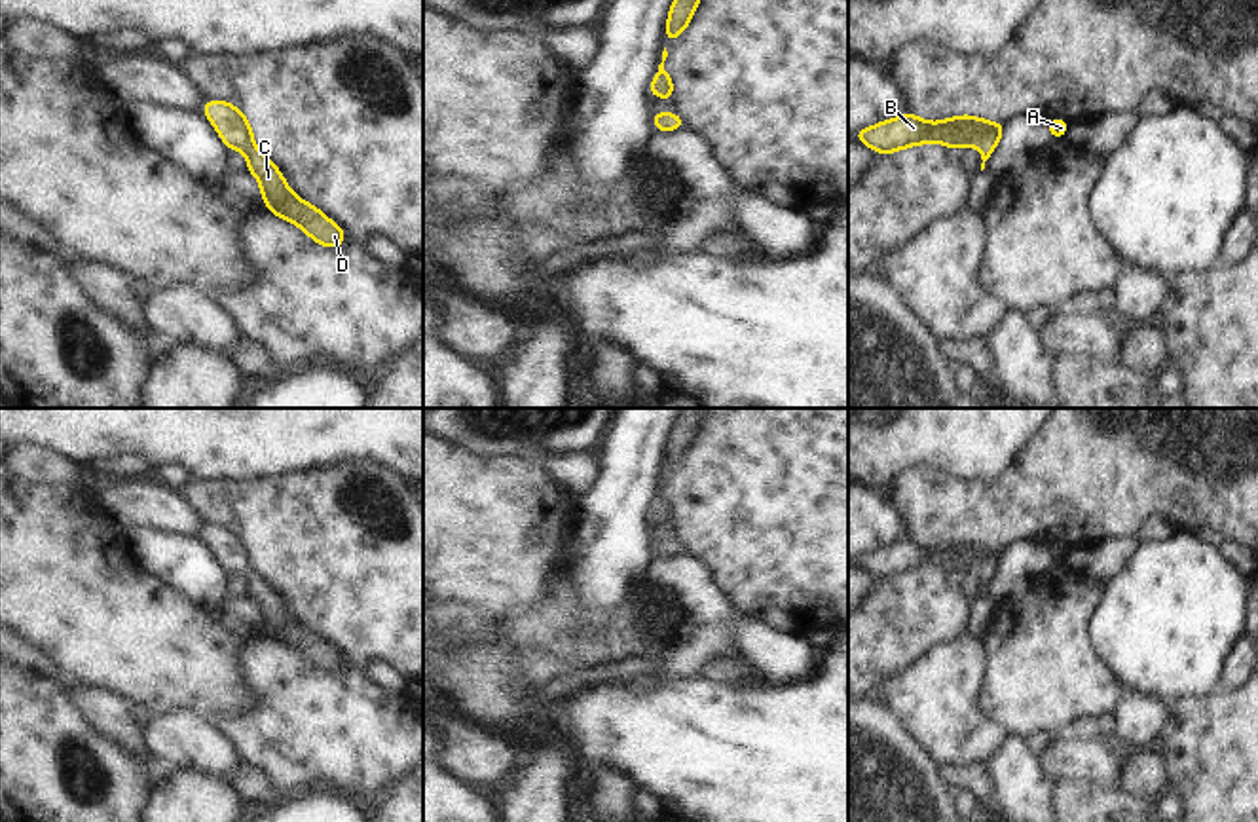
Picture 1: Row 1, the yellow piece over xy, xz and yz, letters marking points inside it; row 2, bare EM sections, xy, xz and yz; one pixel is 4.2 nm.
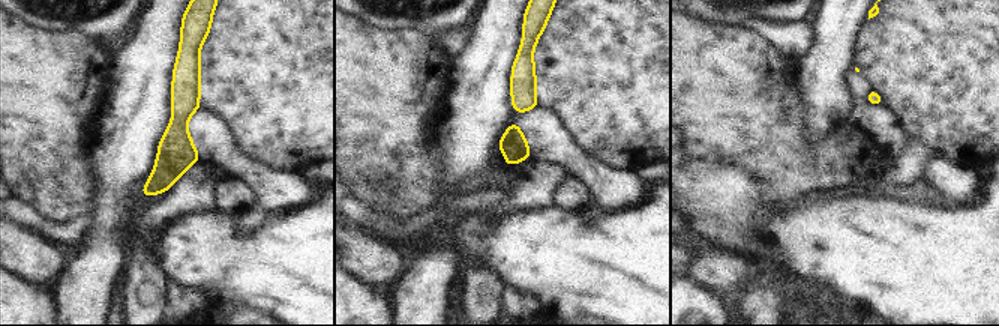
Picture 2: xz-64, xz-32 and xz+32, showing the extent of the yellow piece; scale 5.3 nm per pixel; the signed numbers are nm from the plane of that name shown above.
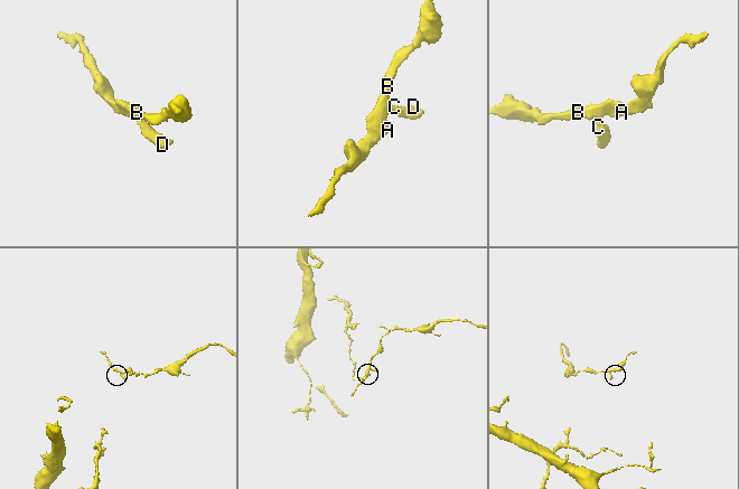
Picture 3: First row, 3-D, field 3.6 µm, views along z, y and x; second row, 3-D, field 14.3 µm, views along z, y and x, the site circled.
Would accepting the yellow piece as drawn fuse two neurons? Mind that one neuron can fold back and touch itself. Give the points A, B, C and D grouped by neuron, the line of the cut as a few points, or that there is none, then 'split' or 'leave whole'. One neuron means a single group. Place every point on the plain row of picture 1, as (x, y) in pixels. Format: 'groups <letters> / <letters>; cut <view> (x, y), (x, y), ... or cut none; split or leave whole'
groups A B C D; cut none; leave whole

